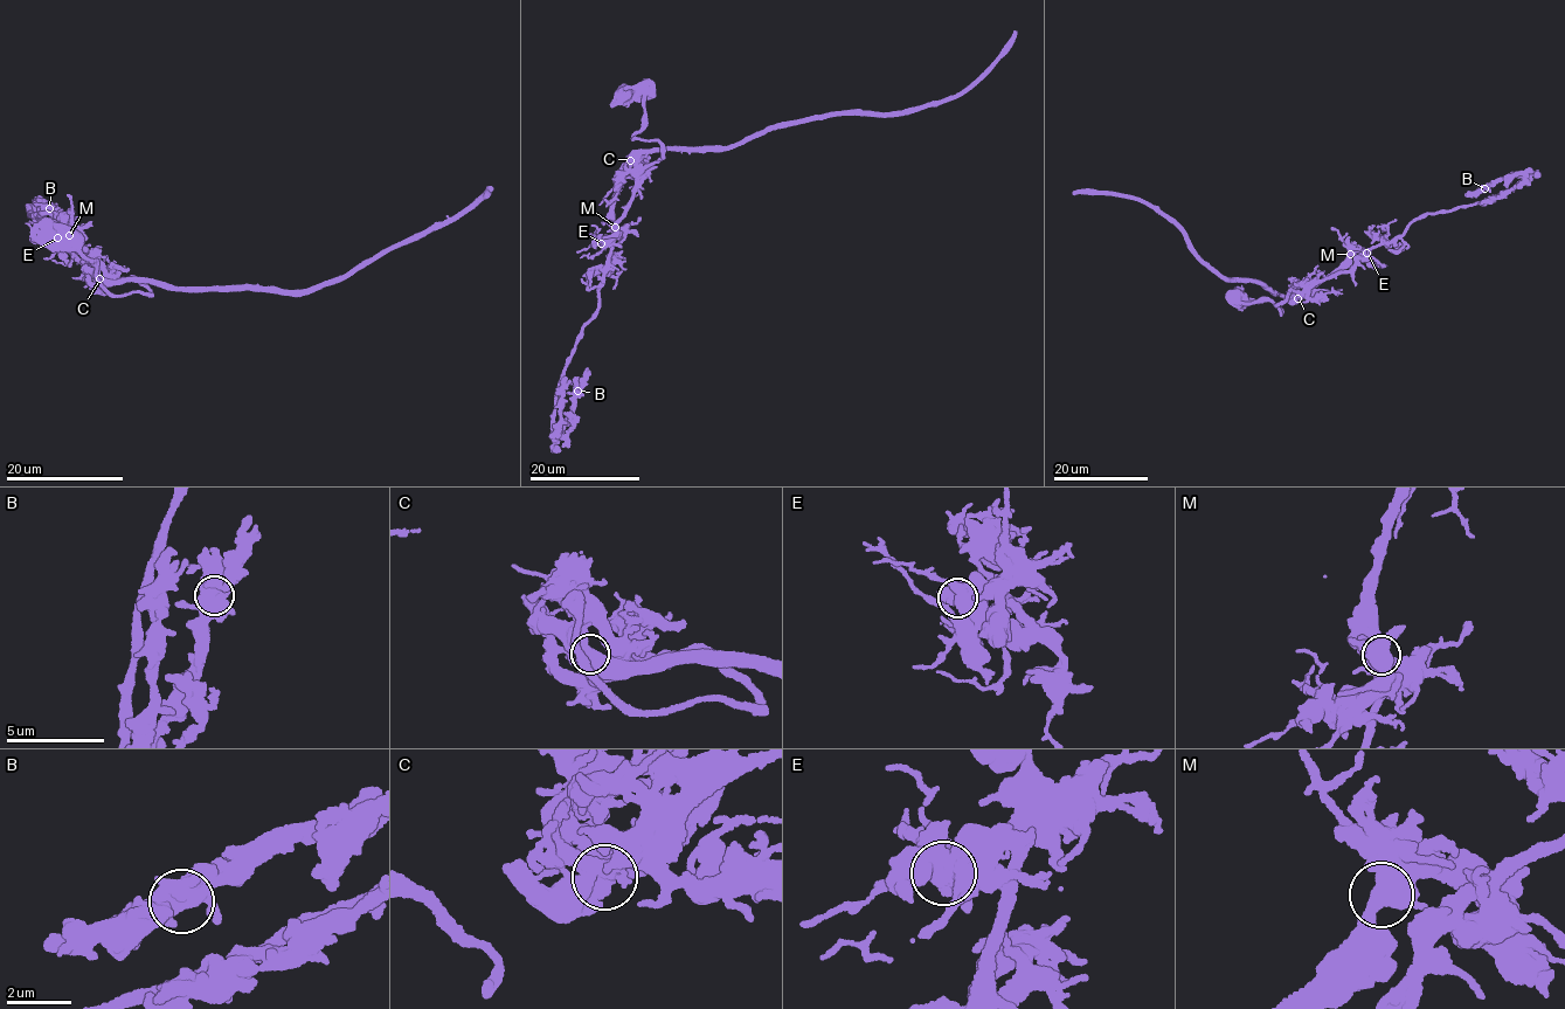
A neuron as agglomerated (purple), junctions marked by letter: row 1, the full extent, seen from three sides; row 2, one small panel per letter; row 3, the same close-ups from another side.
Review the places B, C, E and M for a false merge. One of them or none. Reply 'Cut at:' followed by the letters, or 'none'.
Cut at: C

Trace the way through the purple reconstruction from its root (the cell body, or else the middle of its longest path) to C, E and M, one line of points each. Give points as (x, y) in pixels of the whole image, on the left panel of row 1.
C: (67, 239), (60, 243), (94, 262), (101, 284), (115, 296), (150, 294), (132, 277), (116, 282), (101, 277)
E: (67, 239), (60, 243), (94, 262), (115, 296), (150, 294), (57, 237)
M: (67, 239), (60, 243), (94, 262), (115, 296), (150, 294), (132, 277), (105, 282), (73, 251), (69, 235)

